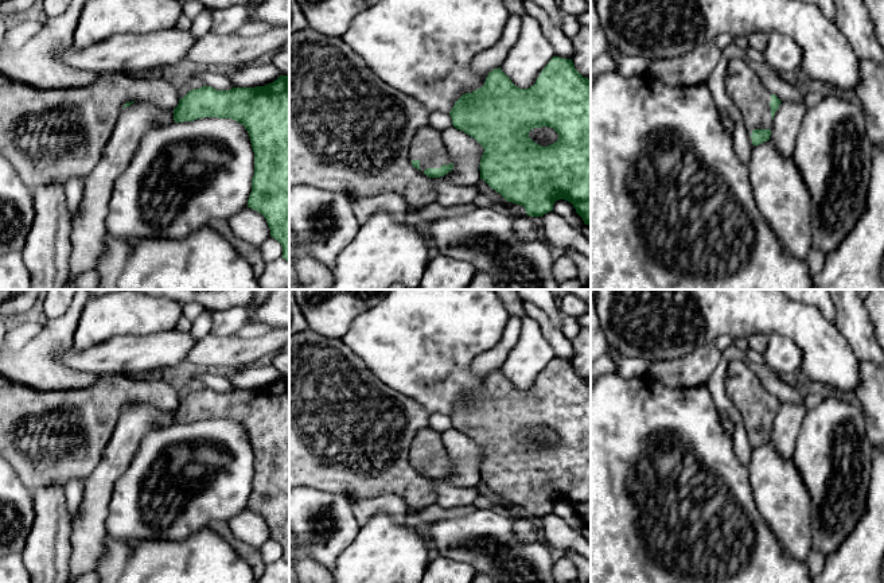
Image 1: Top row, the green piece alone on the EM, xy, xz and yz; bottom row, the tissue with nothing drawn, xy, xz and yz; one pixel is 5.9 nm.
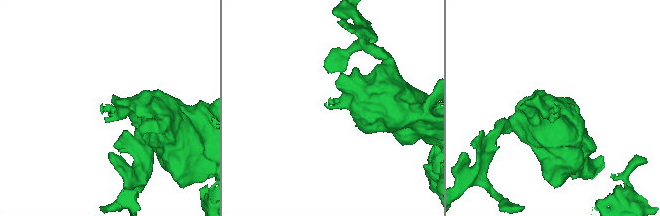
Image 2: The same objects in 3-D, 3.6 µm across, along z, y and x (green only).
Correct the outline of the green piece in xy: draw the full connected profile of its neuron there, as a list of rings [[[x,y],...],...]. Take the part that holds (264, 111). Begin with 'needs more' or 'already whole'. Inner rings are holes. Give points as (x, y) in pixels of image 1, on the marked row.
needs more; [[[0,71],[0,155],[12,164],[22,182],[32,193],[38,187],[55,182],[66,186],[70,179],[82,179],[96,168],[113,133],[120,112],[135,101],[148,101],[159,108],[172,109],[175,123],[218,117],[235,120],[245,127],[254,152],[254,175],[248,207],[264,215],[270,229],[270,237],[281,244],[283,259],[289,263],[289,75],[280,75],[272,83],[256,88],[217,90],[205,85],[190,90],[180,98],[178,89],[157,75],[141,79],[126,73],[102,73],[93,83],[83,88],[39,89],[11,79]]]

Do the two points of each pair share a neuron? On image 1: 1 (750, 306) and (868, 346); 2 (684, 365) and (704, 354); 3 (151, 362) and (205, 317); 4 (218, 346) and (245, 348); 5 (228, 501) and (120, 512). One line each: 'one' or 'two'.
1: two
2: one
3: two
4: one
5: one

